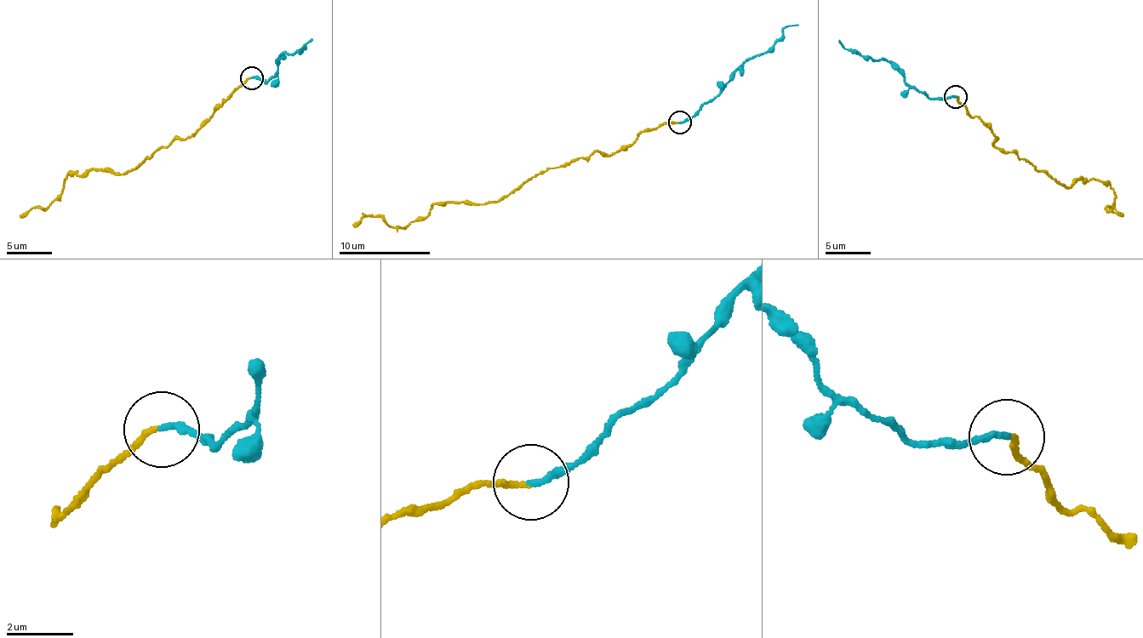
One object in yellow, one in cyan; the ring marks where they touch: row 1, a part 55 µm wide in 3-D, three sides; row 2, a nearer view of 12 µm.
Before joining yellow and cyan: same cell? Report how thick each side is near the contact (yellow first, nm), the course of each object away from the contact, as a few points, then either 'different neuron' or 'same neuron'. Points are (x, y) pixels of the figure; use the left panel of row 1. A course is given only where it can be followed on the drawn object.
150 nm thick on the yellow side, 180 nm on the other; yellow runs (251, 78), (197, 132), (120, 174), (72, 172), (48, 207), (21, 216); cyan runs (251, 78), (270, 81), (278, 71), (277, 59), (283, 54), (295, 53), (312, 39); same neuron

